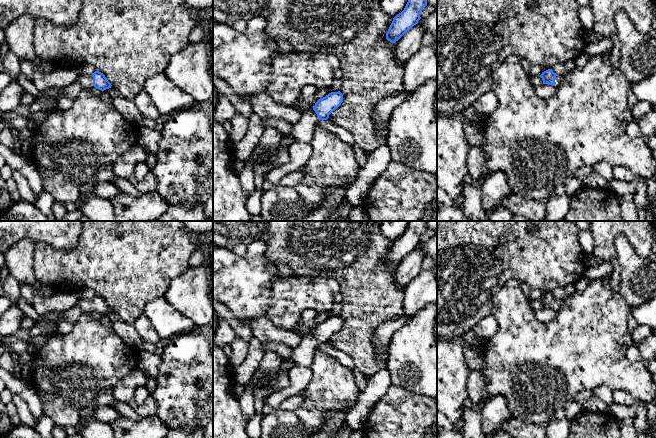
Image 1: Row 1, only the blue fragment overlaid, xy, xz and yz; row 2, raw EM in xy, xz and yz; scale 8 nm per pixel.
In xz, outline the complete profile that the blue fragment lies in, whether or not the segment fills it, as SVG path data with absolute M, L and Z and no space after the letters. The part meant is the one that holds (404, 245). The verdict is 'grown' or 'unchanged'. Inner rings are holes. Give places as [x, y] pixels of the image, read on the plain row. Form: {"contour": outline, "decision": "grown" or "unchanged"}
{"contour": "M409 221L404 234L393 242L386 257L391 267L398 265L408 254L421 243L420 237L427 229L427 221Z", "decision": "unchanged"}

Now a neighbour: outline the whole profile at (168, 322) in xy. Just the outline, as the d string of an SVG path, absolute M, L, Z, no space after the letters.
M164 297L148 302L144 315L150 320L159 337L167 341L199 330L191 320L174 309Z

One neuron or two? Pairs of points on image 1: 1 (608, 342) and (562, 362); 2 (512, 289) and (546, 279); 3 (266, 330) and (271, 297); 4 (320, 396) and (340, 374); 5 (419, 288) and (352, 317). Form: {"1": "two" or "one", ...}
{"1": "one", "2": "two", "3": "two", "4": "one", "5": "two"}

